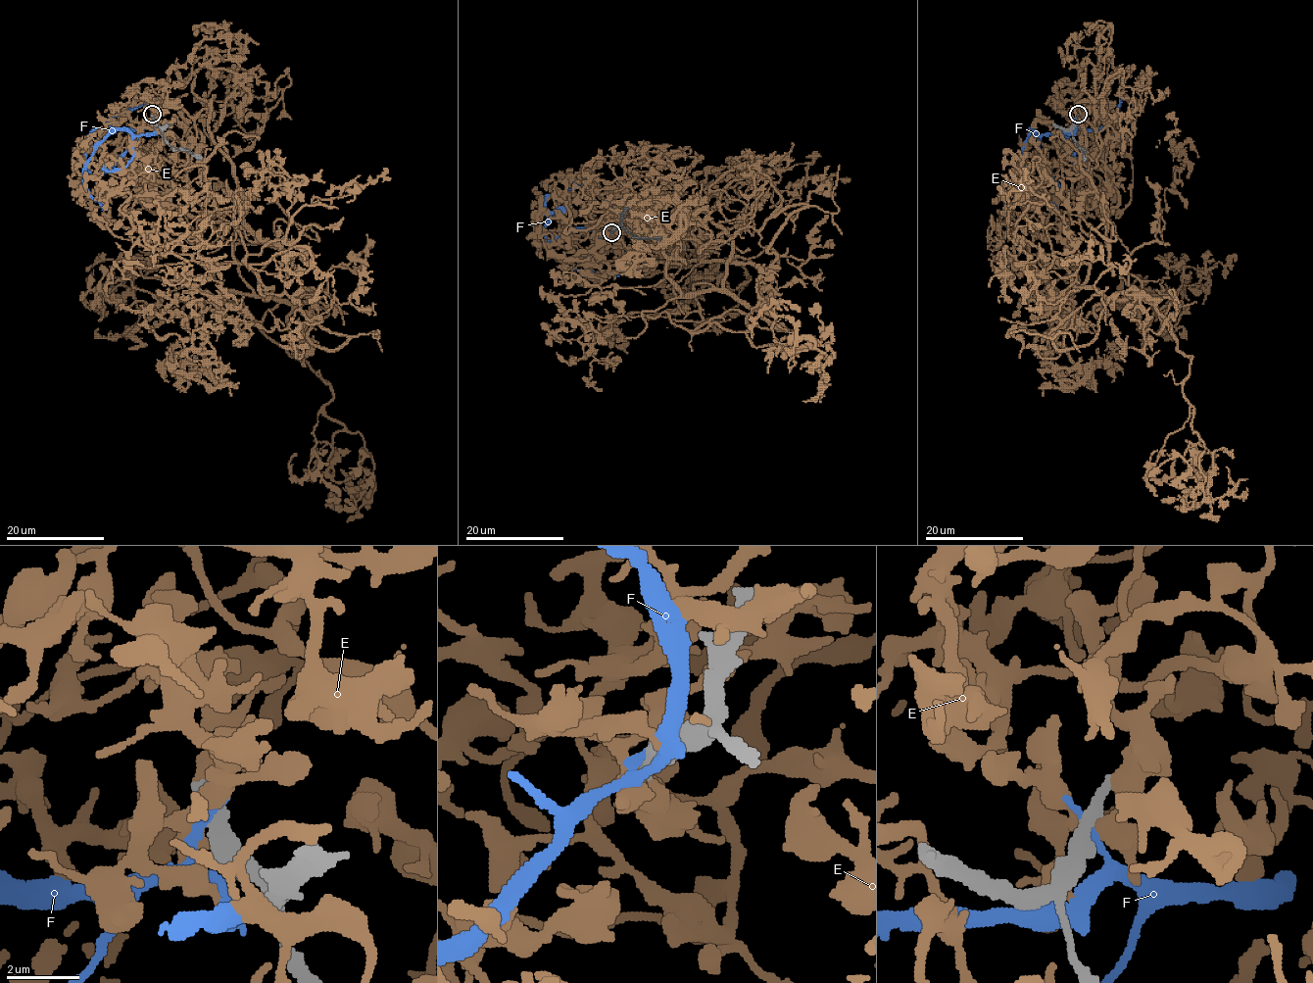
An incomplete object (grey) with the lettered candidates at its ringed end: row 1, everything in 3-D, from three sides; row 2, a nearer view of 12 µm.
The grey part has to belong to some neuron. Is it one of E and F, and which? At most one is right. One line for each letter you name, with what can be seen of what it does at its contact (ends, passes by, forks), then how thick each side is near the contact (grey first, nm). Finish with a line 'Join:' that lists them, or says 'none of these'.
Join: none of these

